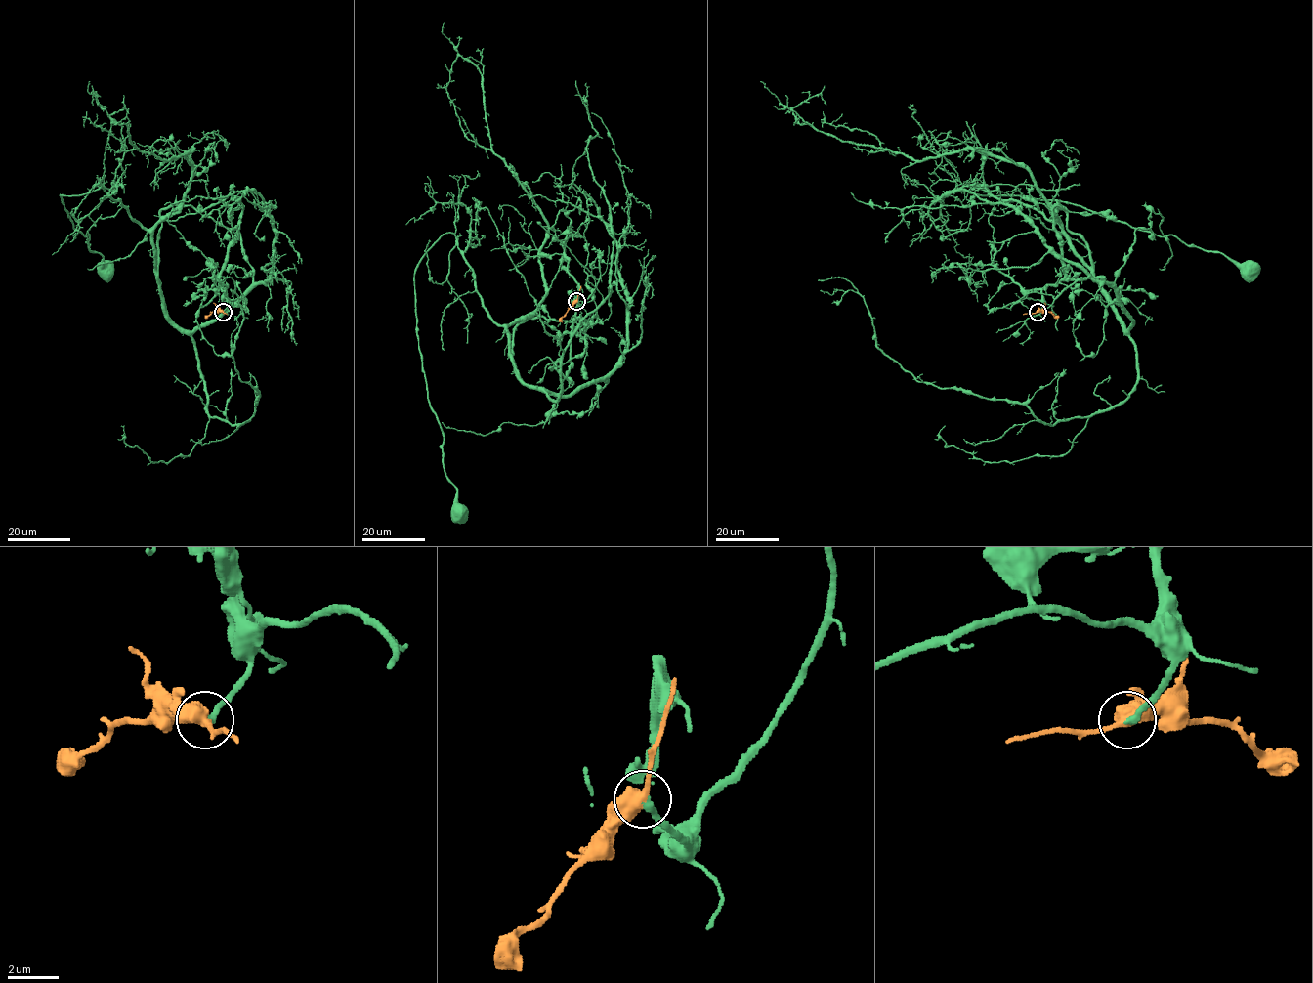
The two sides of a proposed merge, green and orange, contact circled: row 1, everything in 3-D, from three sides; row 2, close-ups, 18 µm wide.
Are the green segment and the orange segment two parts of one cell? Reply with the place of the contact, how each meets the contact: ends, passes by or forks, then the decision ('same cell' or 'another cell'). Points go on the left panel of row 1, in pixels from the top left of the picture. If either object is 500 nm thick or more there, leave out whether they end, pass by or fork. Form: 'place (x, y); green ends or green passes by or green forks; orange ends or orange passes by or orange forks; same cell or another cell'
place (223, 312); green ends; orange passes by; same cell

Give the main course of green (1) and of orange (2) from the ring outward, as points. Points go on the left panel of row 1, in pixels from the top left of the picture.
1: (223, 312), (228, 305), (219, 277), (242, 205), (179, 205), (145, 229), (102, 188), (60, 195), (105, 272)
2: (223, 312), (212, 312), (204, 317)

